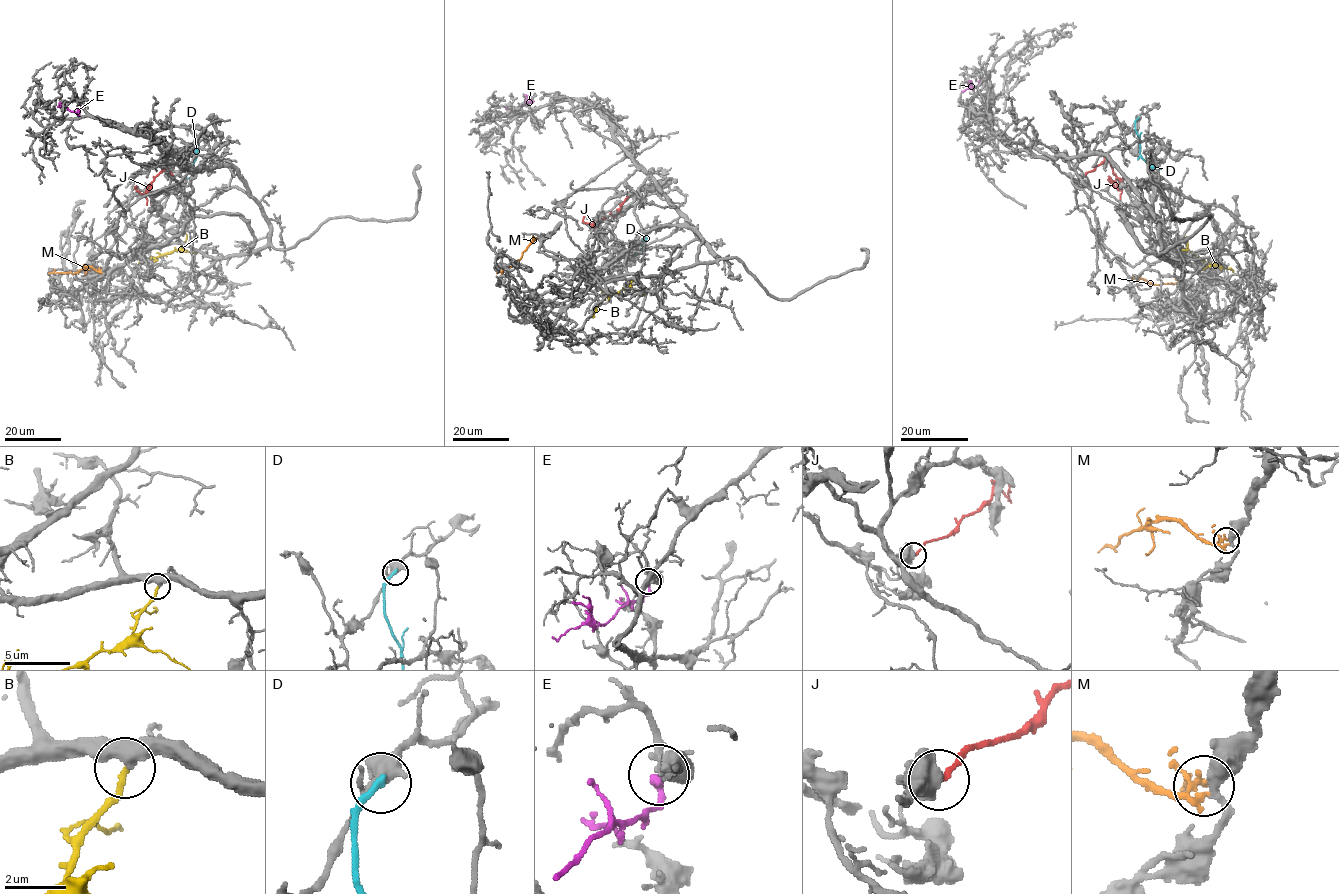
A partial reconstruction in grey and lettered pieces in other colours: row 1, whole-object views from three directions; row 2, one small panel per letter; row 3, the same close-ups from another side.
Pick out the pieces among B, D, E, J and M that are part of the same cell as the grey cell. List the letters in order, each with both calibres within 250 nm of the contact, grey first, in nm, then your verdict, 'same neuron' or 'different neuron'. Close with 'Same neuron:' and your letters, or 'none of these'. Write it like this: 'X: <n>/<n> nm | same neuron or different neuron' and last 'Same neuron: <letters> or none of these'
B: 440/190 nm | same neuron
D: 340/240 nm | different neuron
E: 360/280 nm | different neuron
J: 440/190 nm | different neuron
M: 400/190 nm | different neuron
Same neuron: B

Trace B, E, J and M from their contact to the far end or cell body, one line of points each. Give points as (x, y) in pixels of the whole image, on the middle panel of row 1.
B: (635, 275), (624, 289), (604, 297), (593, 316), (587, 318)
E: (508, 115), (533, 101)
J: (628, 195), (619, 210), (594, 225), (585, 223), (583, 216)
M: (550, 235), (536, 237), (511, 267), (496, 273)

